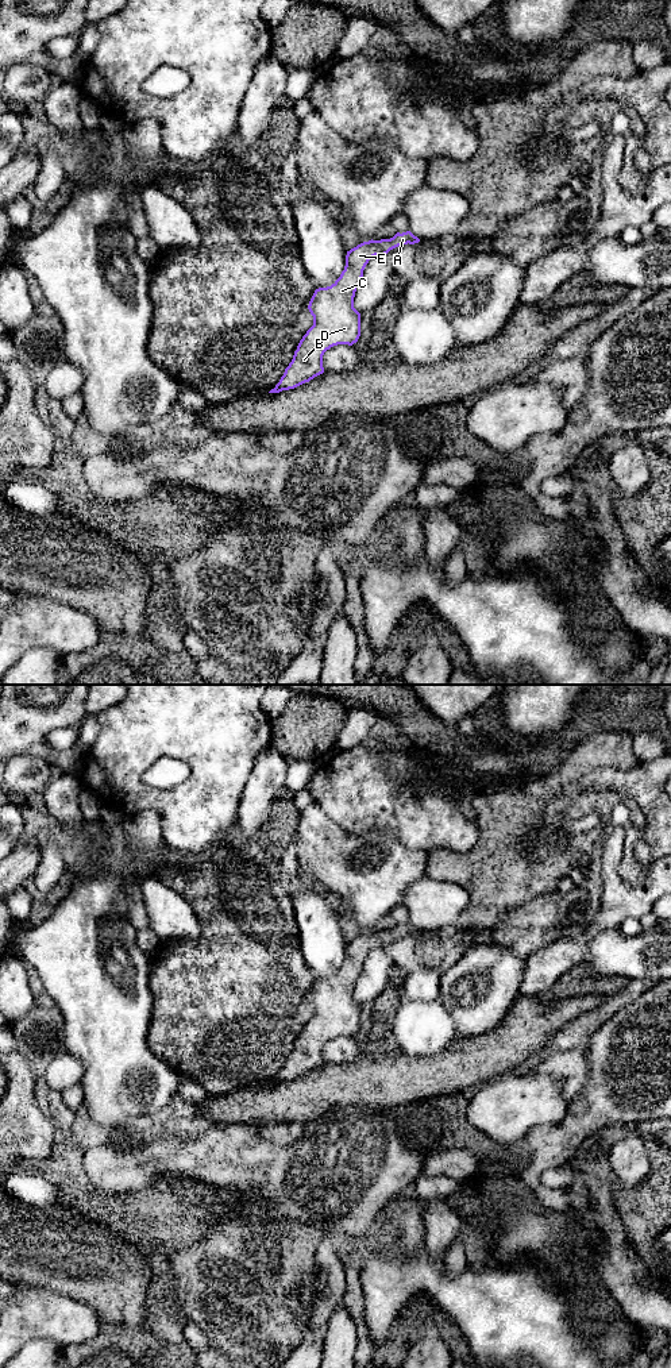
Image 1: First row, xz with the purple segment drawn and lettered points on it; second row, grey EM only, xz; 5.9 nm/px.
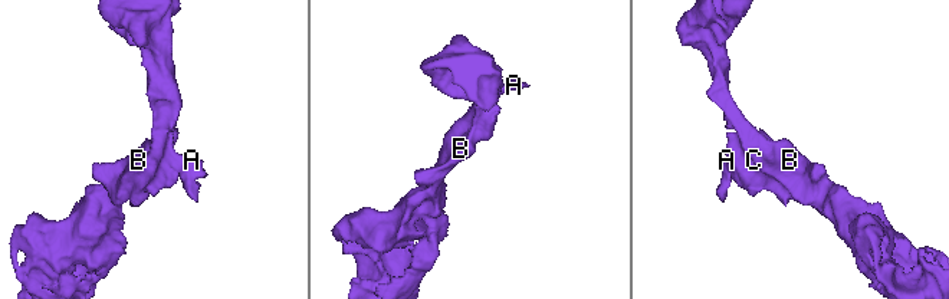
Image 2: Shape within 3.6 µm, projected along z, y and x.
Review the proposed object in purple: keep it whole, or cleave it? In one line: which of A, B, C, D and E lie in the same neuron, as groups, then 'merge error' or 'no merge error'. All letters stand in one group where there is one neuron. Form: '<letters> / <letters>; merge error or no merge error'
A B C D E; no merge error

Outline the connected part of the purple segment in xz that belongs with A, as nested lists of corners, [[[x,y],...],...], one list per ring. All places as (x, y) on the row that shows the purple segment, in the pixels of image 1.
[[[406,231],[397,232],[390,239],[363,242],[347,251],[340,277],[331,286],[315,290],[308,305],[313,325],[300,340],[292,362],[269,393],[279,393],[309,382],[324,373],[323,355],[327,350],[358,342],[360,313],[354,308],[354,297],[366,265],[375,255],[385,255],[398,246],[419,242],[417,236]]]

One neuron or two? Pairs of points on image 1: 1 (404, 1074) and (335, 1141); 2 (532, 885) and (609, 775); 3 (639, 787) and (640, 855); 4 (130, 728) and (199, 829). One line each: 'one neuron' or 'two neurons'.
1: two neurons
2: two neurons
3: two neurons
4: one neuron

